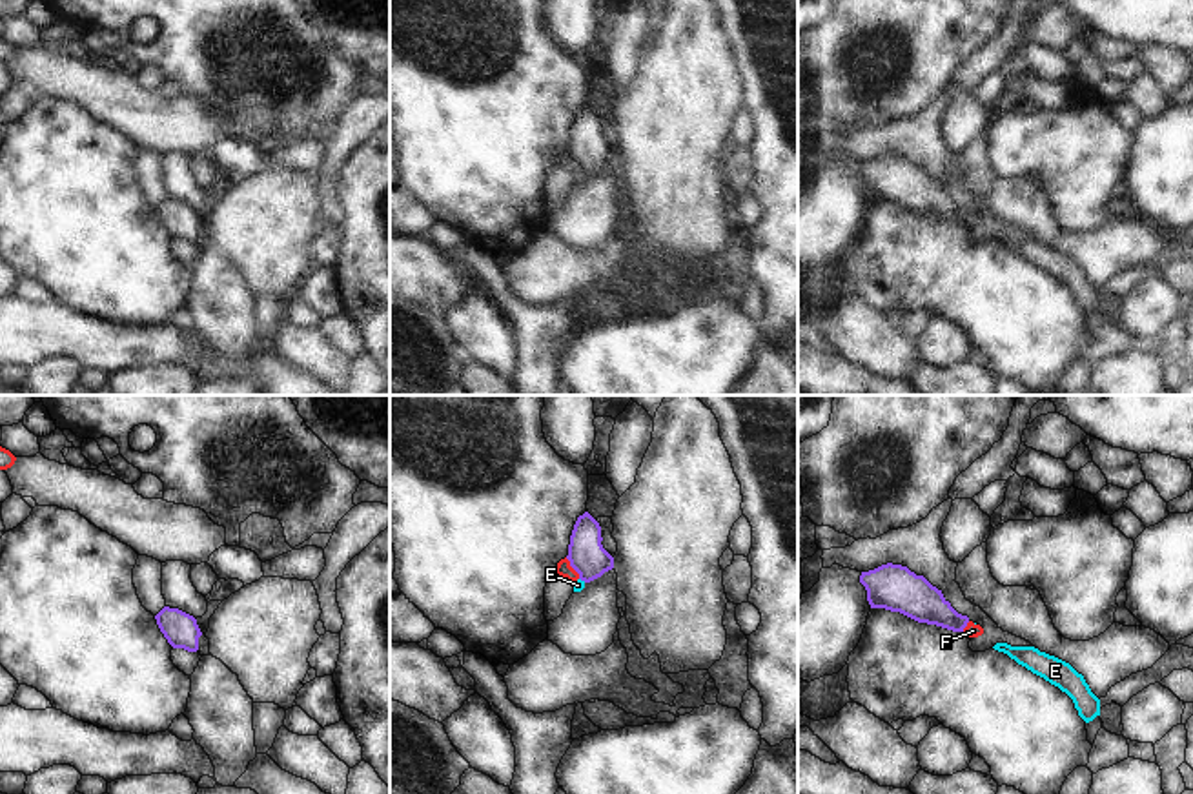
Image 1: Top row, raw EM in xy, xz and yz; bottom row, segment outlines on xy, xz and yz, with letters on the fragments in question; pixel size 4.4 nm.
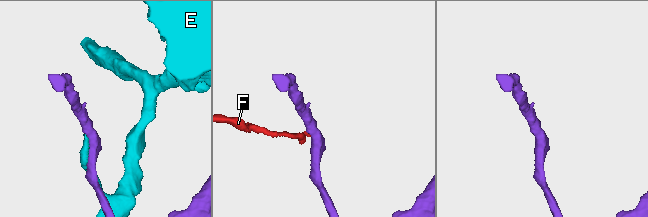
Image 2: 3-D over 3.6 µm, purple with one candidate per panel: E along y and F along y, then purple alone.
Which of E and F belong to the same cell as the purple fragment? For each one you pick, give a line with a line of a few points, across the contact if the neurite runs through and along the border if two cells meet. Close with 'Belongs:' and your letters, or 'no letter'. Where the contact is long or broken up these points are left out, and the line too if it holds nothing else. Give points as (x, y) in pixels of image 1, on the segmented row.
Belongs: no letter

